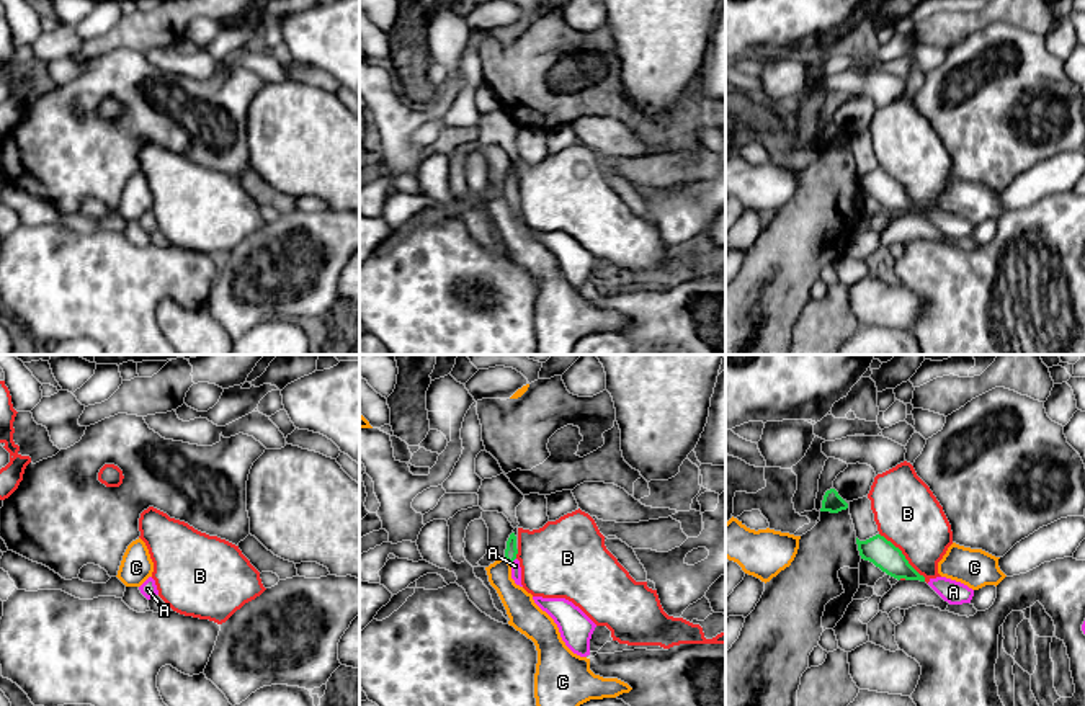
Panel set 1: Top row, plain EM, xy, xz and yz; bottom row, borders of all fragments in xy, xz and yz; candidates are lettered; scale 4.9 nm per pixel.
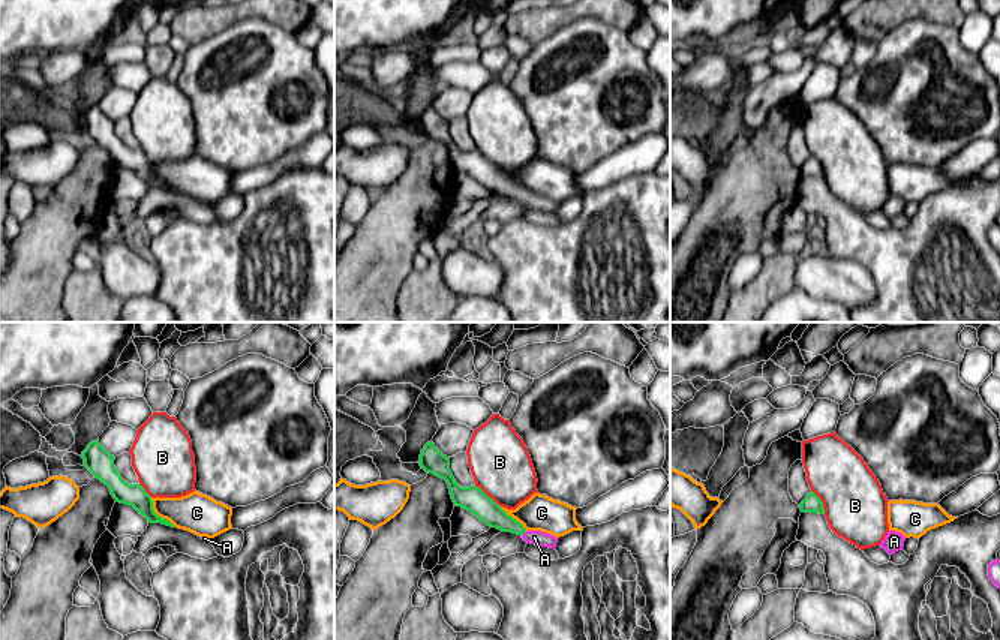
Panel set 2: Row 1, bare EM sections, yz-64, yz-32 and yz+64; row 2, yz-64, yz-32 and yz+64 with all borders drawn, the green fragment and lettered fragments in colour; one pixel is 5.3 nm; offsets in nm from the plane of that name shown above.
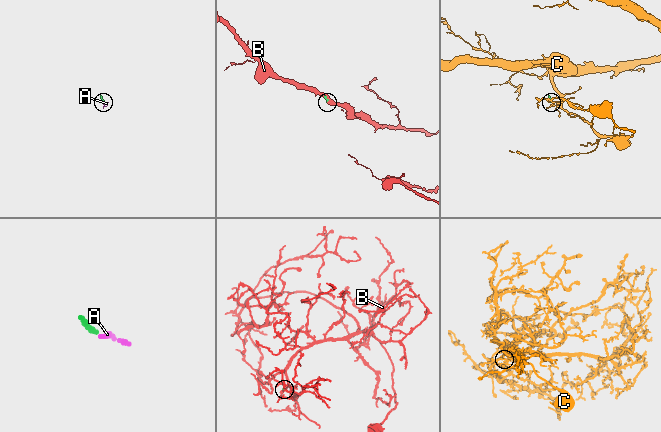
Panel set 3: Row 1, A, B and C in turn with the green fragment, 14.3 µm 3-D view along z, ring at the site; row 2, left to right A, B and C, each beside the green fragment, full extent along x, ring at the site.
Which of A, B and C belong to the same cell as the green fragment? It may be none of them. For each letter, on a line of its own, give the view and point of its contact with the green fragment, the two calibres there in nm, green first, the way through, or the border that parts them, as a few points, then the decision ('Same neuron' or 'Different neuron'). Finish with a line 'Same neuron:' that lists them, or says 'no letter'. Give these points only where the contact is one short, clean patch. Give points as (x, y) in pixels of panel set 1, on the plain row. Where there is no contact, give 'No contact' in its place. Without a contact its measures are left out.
A: Touches green at xz (512, 195). Thickness 60 nm (green) against 50 nm. Path across: xz (510, 187), (512, 195), (515, 200). Same neuron
B: Touches green at yz (904, 190). Thickness 140 nm (green) against 320 nm. Boundary: yz (879, 167), (901, 185), (925, 214). Different neuron
C: Touches green at xz (507, 193). Thickness 60 nm (green) against 150 nm. Different neuron
Same neuron: A

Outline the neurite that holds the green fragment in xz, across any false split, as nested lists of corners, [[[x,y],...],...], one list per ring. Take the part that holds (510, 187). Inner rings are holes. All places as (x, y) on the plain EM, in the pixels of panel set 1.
[[[515,167],[510,168],[507,175],[507,183],[505,183],[505,193],[511,198],[511,212],[515,214],[516,219],[521,219],[521,201],[520,194],[516,193],[518,183],[516,183],[516,170]]]

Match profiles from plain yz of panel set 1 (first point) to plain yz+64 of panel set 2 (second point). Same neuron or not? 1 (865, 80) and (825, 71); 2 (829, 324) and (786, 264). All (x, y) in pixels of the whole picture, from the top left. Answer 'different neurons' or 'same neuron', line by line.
1: same neuron
2: same neuron

